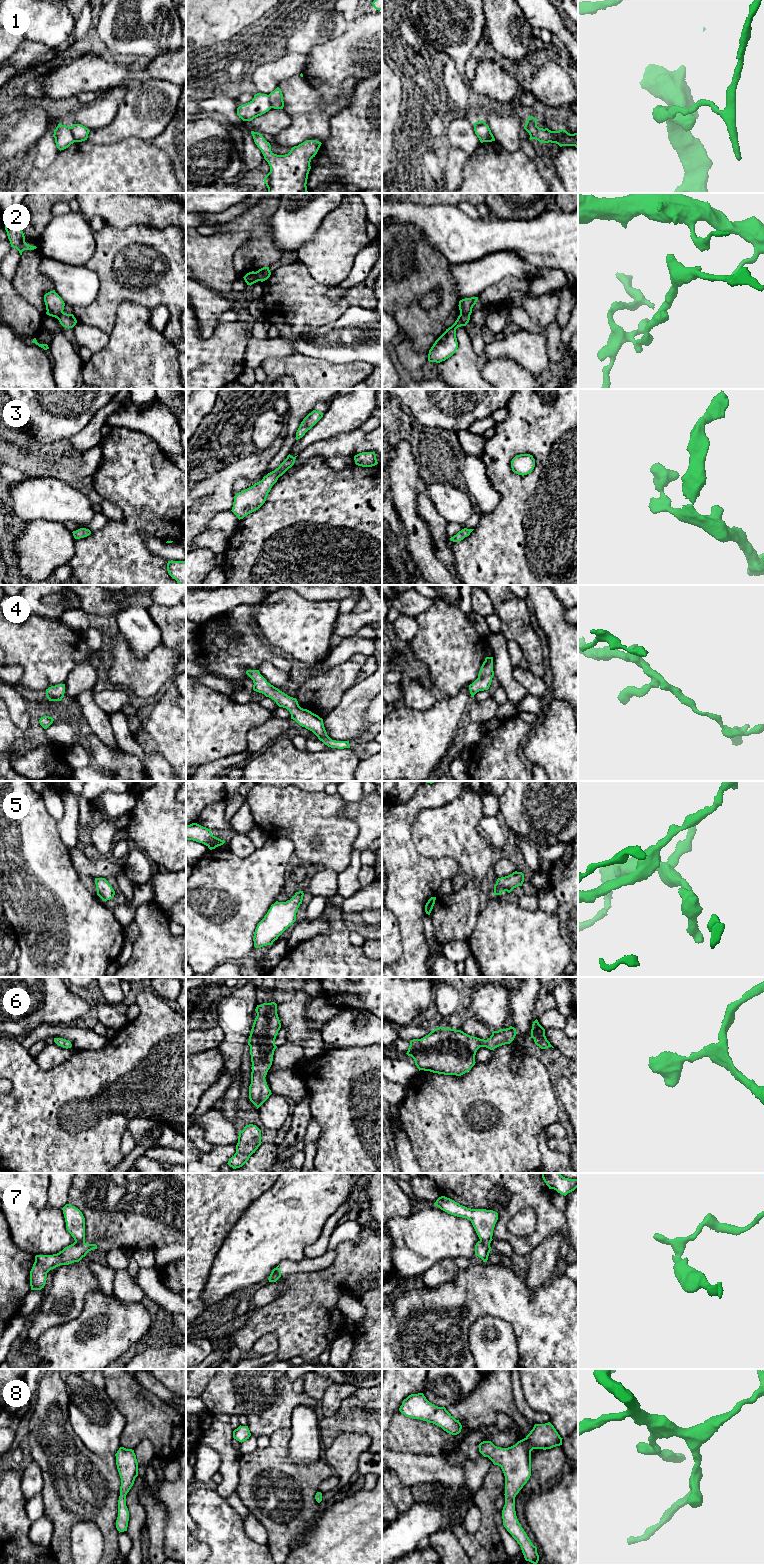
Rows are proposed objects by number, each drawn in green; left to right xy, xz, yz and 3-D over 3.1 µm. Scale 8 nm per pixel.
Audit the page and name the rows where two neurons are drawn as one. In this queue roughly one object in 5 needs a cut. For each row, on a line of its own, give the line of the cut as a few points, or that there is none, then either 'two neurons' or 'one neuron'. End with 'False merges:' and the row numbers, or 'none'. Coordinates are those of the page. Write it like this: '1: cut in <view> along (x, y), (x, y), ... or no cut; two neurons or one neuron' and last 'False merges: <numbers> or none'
1: cut in xy along (70, 127), (75, 141); two neurons
2: cut in yz along (460, 312), (469, 315); two neurons
3: no cut; one neuron
4: no cut; one neuron
5: no cut; one neuron
6: no cut; one neuron
7: cut in xy along (84, 1238), (81, 1241), (75, 1242); two neurons
8: no cut; one neuron
False merges: 1, 2, 7

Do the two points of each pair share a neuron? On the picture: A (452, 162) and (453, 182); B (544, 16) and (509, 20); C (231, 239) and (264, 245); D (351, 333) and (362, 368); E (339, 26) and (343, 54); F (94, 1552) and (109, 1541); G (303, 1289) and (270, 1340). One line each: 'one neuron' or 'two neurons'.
A: one neuron
B: two neurons
C: two neurons
D: two neurons
E: two neurons
F: two neurons
G: two neurons

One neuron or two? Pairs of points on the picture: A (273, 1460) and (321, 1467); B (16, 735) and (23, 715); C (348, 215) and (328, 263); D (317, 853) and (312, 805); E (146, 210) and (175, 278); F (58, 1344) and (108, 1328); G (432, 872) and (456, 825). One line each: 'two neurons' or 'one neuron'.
A: one neuron
B: two neurons
C: one neuron
D: one neuron
E: two neurons
F: one neuron
G: two neurons

